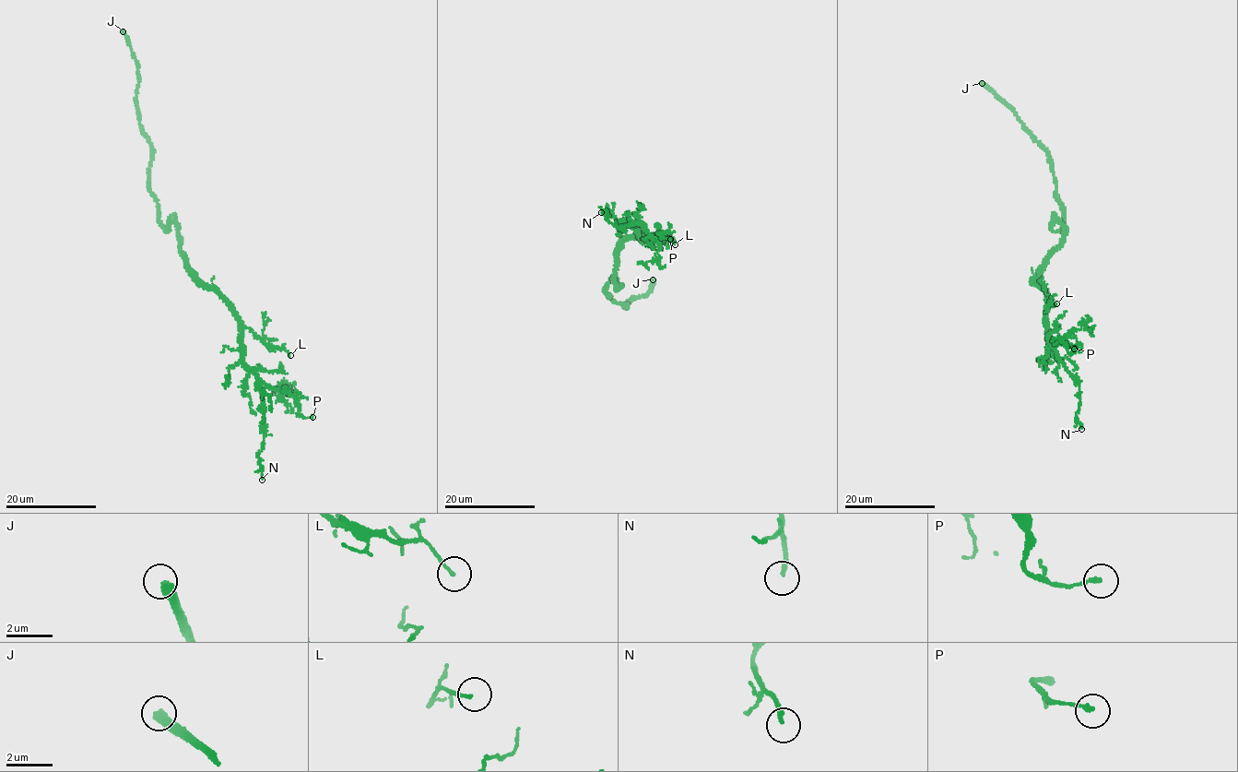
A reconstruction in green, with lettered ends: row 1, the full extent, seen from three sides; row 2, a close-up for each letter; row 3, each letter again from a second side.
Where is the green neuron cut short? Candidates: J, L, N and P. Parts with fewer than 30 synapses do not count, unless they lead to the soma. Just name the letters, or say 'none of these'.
J

